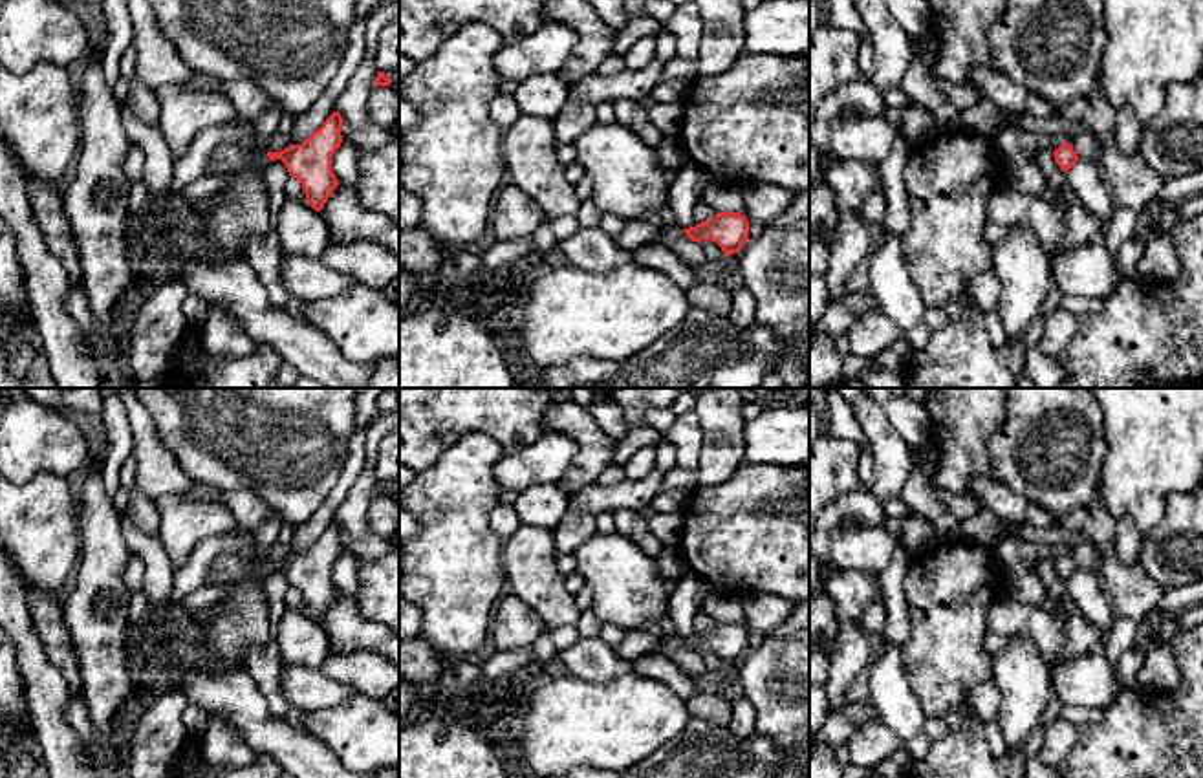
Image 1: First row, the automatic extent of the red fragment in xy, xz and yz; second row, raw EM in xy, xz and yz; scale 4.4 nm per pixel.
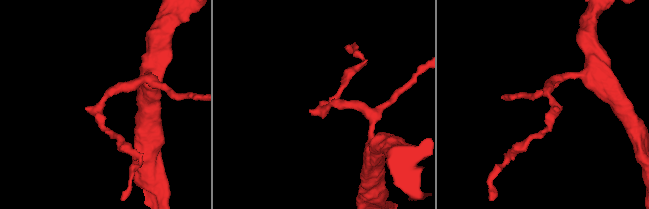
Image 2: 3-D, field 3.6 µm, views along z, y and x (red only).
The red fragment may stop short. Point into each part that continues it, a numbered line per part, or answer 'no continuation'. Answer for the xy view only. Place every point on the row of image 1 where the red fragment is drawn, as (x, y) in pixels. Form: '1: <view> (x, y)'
1: xy (226, 158)

